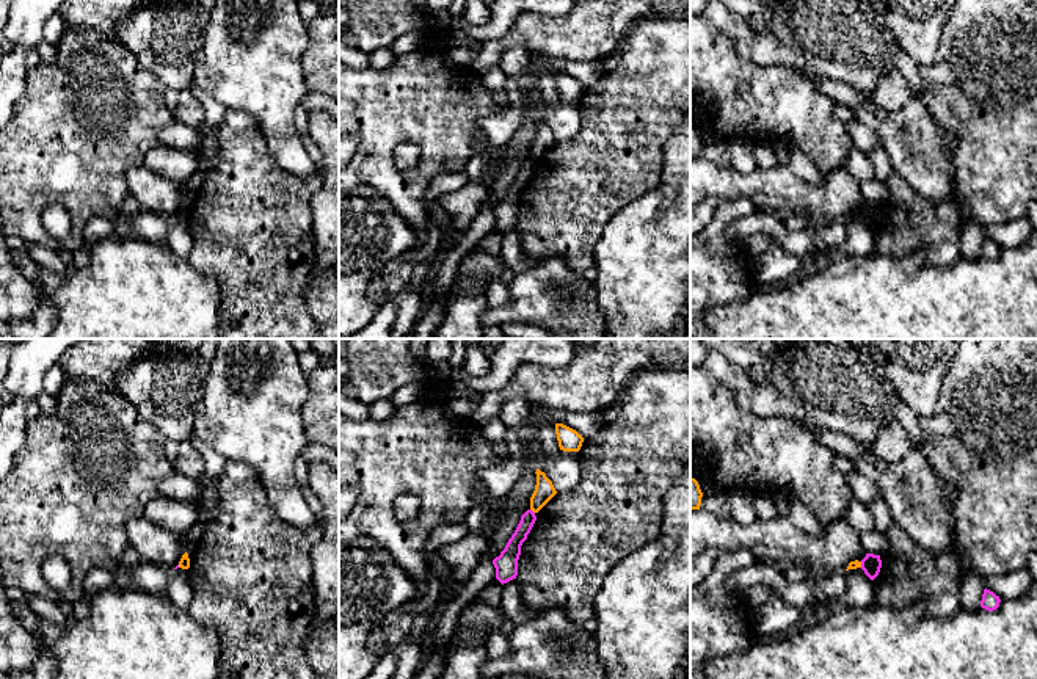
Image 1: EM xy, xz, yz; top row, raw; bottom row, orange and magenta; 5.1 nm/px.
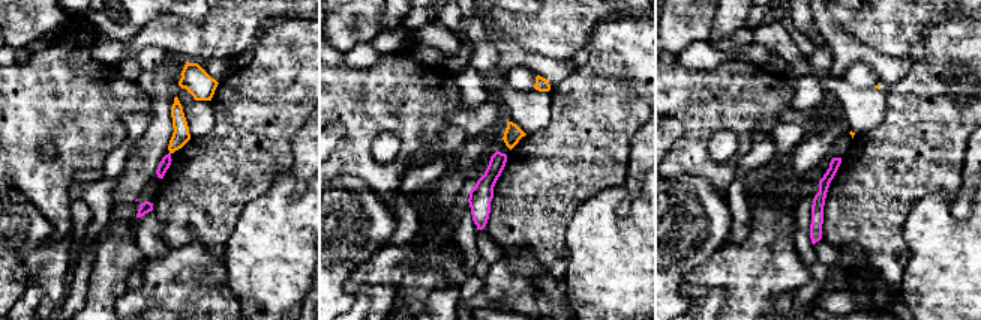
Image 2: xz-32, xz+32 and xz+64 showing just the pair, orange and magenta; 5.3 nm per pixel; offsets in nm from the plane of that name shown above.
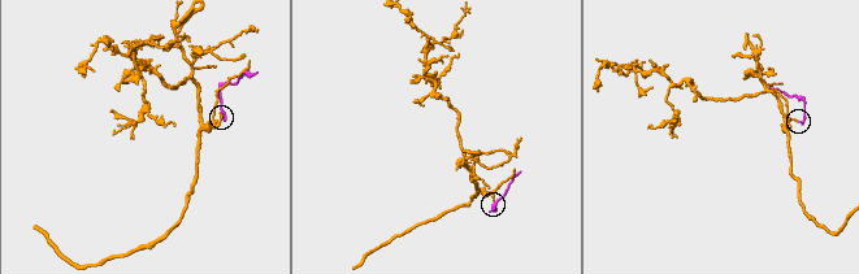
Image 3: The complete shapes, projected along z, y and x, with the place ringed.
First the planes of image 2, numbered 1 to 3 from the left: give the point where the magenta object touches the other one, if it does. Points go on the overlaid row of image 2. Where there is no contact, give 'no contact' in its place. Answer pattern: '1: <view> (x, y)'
1: no contact
2: no contact
3: no contact

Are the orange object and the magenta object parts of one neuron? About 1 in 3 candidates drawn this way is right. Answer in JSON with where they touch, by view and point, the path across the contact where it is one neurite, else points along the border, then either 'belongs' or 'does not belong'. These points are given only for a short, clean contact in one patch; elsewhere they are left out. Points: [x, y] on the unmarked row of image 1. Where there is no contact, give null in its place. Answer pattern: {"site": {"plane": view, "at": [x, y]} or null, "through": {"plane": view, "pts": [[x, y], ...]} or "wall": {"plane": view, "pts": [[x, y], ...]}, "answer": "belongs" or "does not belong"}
{"site": {"plane": "xz", "at": [532, 159]}, "wall": {"plane": "xz", "pts": [[531, 157], [534, 162]]}, "answer": "does not belong"}

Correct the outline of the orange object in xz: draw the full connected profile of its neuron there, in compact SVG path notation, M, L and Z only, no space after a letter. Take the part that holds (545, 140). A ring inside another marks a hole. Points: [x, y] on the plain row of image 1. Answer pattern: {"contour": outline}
{"contour": "M537 118L535 122L537 122L537 133L530 146L530 158L533 162L538 162L557 143L557 140L544 121Z"}

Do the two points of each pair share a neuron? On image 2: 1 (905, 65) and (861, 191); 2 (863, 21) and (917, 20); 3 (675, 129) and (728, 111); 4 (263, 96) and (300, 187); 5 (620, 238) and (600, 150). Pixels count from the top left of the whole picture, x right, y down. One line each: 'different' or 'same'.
1: different
2: same
3: different
4: different
5: different

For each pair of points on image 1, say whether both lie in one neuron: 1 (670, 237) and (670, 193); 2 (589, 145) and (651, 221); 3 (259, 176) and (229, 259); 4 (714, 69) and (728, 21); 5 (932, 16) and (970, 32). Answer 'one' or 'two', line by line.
1: two
2: two
3: one
4: two
5: two

